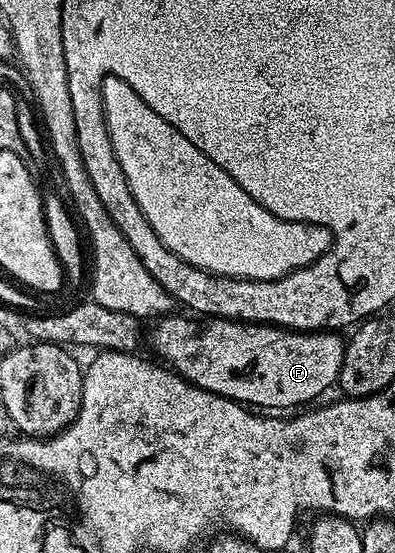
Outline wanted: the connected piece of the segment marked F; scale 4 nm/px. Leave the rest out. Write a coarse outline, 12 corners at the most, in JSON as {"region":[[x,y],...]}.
{"region":[[167,316],[175,373],[251,406],[334,387],[335,332]]}

